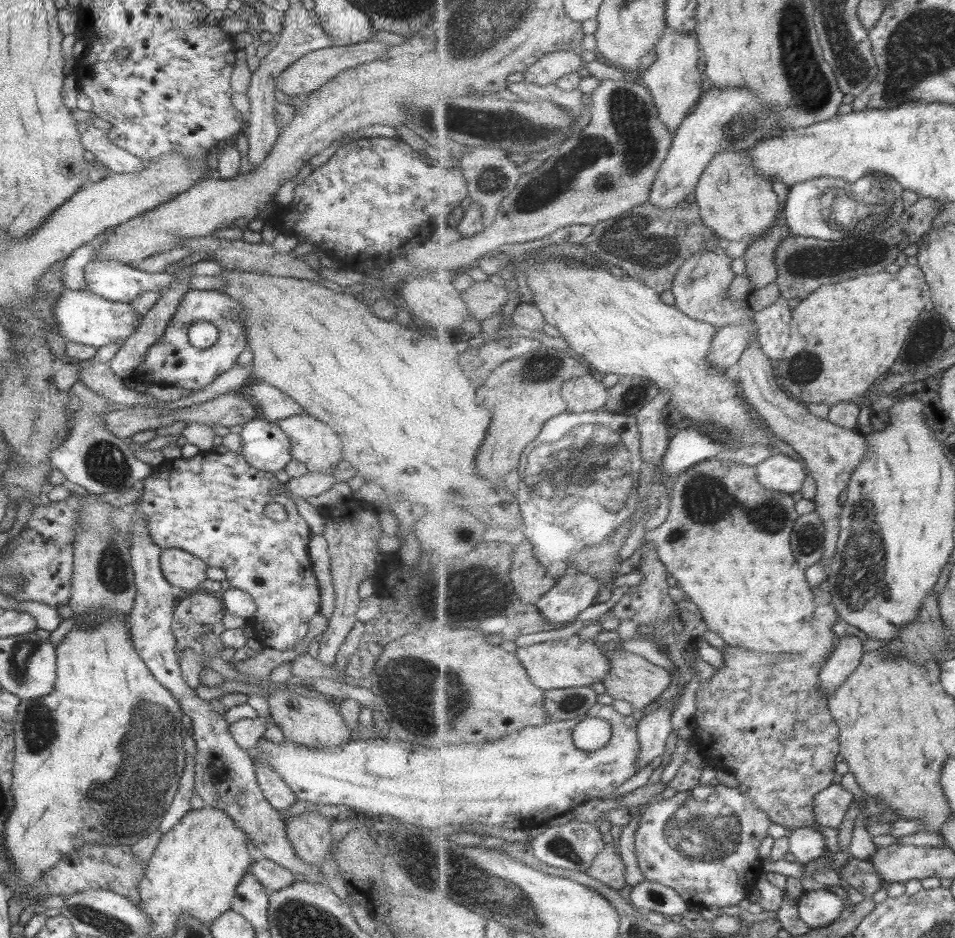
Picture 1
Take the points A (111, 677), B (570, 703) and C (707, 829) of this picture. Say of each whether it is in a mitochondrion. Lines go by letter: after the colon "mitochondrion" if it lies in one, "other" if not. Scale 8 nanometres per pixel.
A: other
B: mitochondrion
C: mitochondrion

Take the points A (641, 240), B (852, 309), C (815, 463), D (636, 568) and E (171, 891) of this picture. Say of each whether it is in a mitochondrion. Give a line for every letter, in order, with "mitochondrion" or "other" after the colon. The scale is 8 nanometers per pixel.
A: mitochondrion
B: other
C: other
D: other
E: other

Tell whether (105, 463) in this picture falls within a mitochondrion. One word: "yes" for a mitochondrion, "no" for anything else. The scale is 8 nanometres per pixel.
yes

